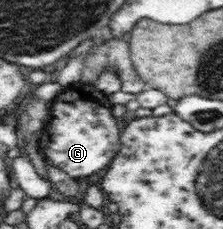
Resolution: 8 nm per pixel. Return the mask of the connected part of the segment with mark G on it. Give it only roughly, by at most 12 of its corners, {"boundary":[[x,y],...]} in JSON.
{"boundary":[[79,81],[54,97],[41,154],[74,179],[121,149],[112,104]]}

